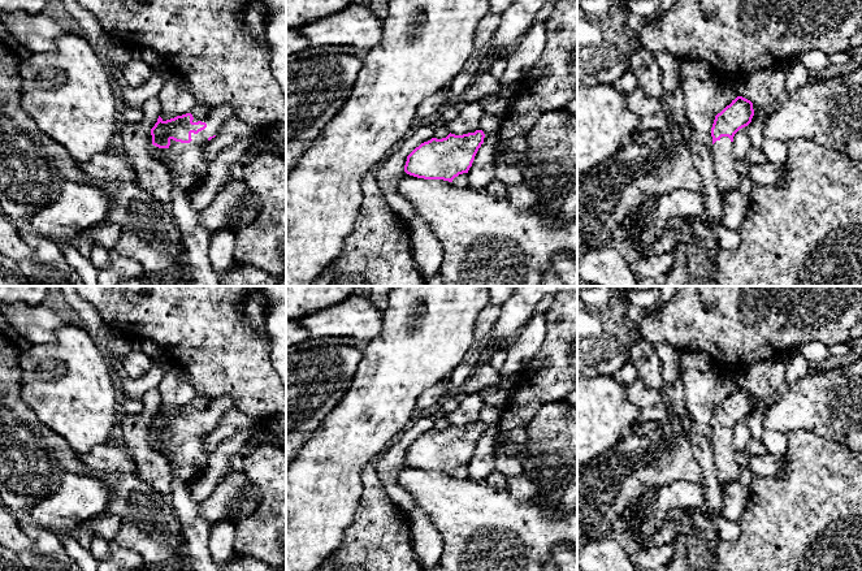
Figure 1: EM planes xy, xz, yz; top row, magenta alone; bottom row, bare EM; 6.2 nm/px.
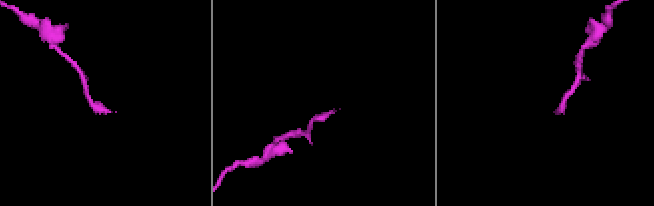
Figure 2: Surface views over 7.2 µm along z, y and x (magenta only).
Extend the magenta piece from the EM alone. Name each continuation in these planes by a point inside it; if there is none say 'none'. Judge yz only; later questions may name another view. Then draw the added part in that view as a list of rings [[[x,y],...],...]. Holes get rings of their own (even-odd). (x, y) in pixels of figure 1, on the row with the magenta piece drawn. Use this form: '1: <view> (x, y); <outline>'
1: yz (724, 165); [[[722,137],[712,144],[714,172],[716,187],[722,194],[738,190],[741,176],[736,169],[736,160],[732,156],[732,142],[728,137]]]

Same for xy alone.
1: xy (183, 159); [[[221,105],[212,109],[203,120],[192,120],[192,122],[205,122],[207,127],[198,134],[191,133],[190,143],[181,143],[170,139],[168,150],[159,148],[152,144],[150,134],[148,151],[157,159],[163,160],[169,173],[178,176],[178,185],[186,190],[191,190],[207,174],[208,164],[204,161],[200,151],[209,137],[220,133],[222,124],[235,116],[235,111],[230,105]]]

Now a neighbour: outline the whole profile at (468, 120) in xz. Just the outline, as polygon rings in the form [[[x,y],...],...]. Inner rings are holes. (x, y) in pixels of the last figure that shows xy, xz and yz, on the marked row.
[[[478,101],[462,103],[460,113],[445,126],[455,135],[475,133],[480,130],[482,114],[484,108]]]

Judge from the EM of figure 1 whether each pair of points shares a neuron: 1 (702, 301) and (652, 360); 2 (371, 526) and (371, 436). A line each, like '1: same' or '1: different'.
1: different
2: different

